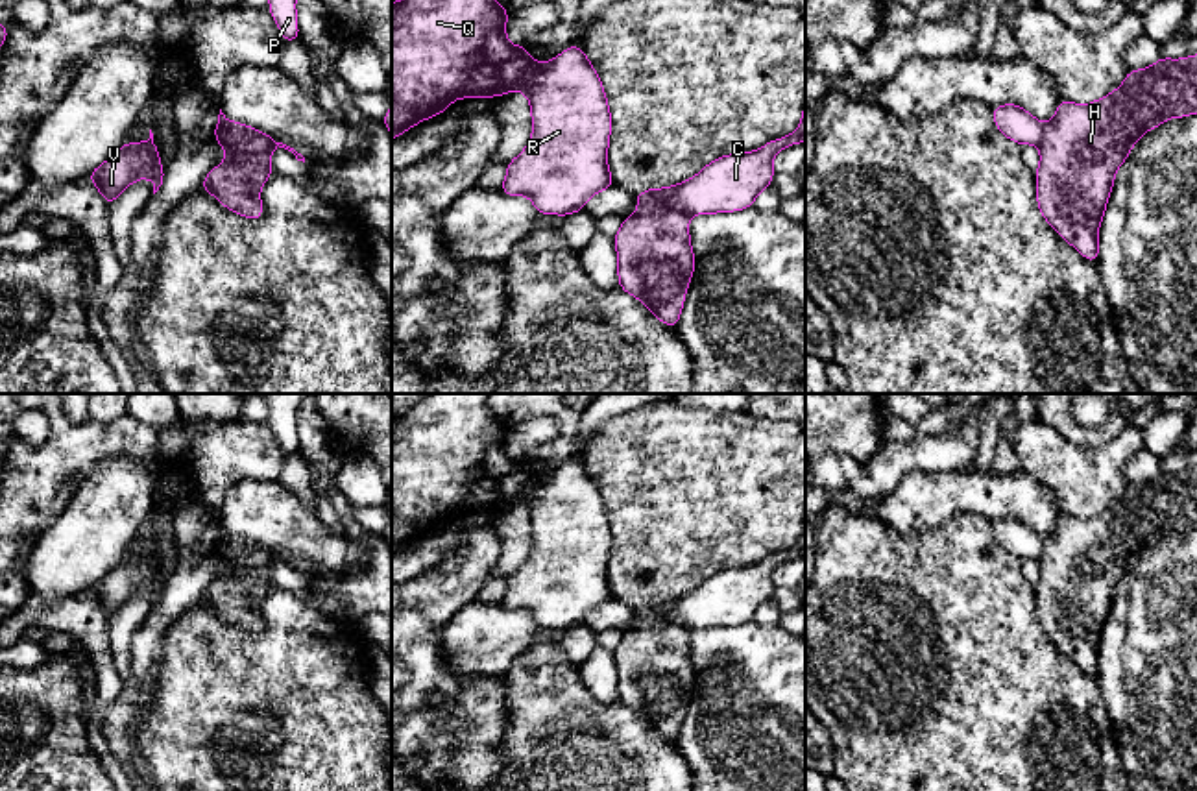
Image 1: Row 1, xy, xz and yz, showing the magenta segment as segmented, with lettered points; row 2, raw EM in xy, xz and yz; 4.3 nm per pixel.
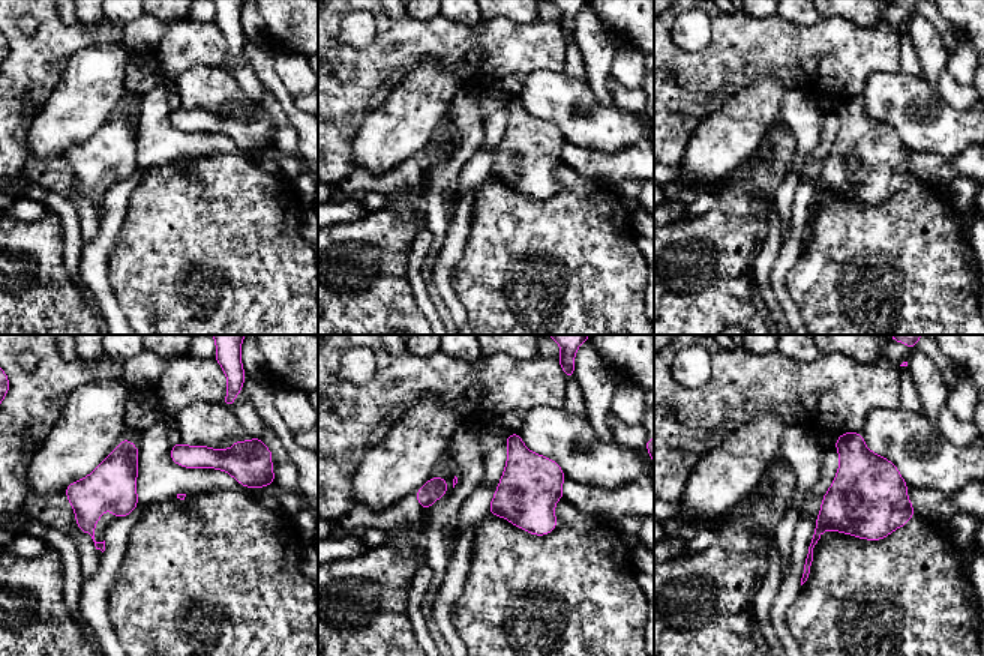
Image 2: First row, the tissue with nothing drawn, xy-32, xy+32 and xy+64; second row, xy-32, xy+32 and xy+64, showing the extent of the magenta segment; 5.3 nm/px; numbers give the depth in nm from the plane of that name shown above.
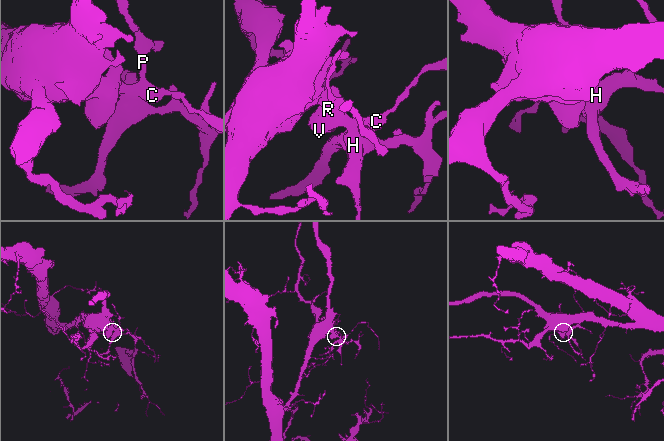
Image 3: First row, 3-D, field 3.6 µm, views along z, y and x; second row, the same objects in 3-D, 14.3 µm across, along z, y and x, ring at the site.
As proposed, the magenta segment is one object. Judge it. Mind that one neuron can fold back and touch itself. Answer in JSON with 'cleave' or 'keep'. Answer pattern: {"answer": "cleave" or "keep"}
{"answer": "cleave"}

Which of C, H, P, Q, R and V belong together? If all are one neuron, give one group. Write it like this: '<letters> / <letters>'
C P Q R V / H

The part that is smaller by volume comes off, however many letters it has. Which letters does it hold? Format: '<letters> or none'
H

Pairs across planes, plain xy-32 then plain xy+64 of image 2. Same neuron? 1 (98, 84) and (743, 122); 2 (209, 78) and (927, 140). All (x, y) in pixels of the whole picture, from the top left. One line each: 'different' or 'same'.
1: same
2: same

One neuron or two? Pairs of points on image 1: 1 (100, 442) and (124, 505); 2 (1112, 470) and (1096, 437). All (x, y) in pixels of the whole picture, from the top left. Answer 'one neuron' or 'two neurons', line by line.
1: two neurons
2: two neurons

